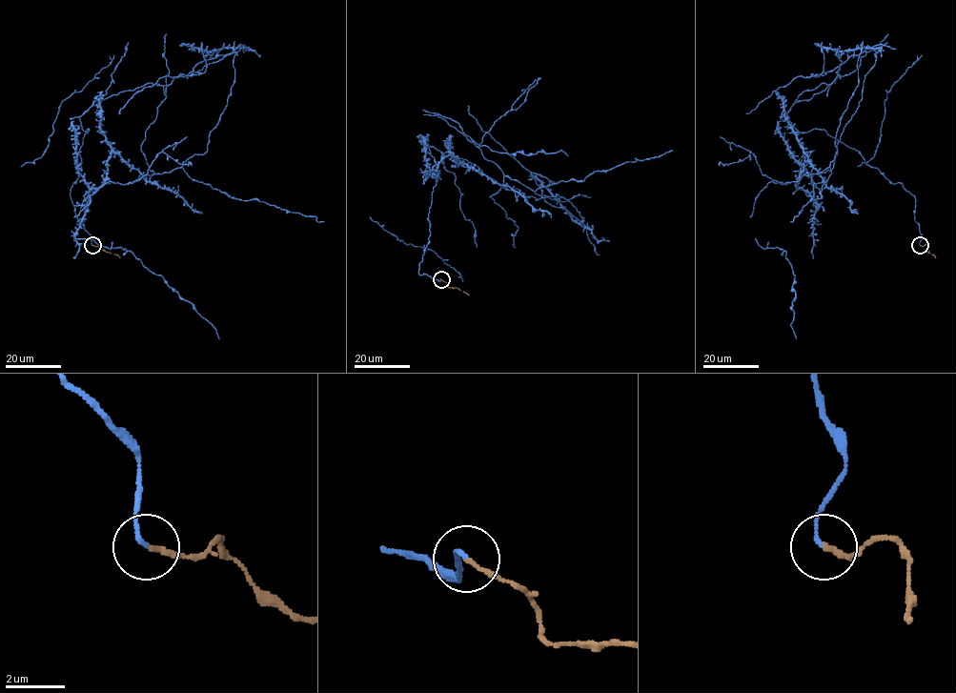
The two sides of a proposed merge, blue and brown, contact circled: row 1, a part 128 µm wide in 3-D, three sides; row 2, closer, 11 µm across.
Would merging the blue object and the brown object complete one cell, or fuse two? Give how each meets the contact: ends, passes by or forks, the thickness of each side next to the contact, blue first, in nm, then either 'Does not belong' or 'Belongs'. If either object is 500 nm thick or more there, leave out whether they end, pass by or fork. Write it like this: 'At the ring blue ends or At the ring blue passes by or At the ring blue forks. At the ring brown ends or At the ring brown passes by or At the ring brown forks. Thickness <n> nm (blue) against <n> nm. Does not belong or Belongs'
At the ring blue ends. At the ring brown ends. Thickness 130 nm (blue) against 150 nm. Belongs

